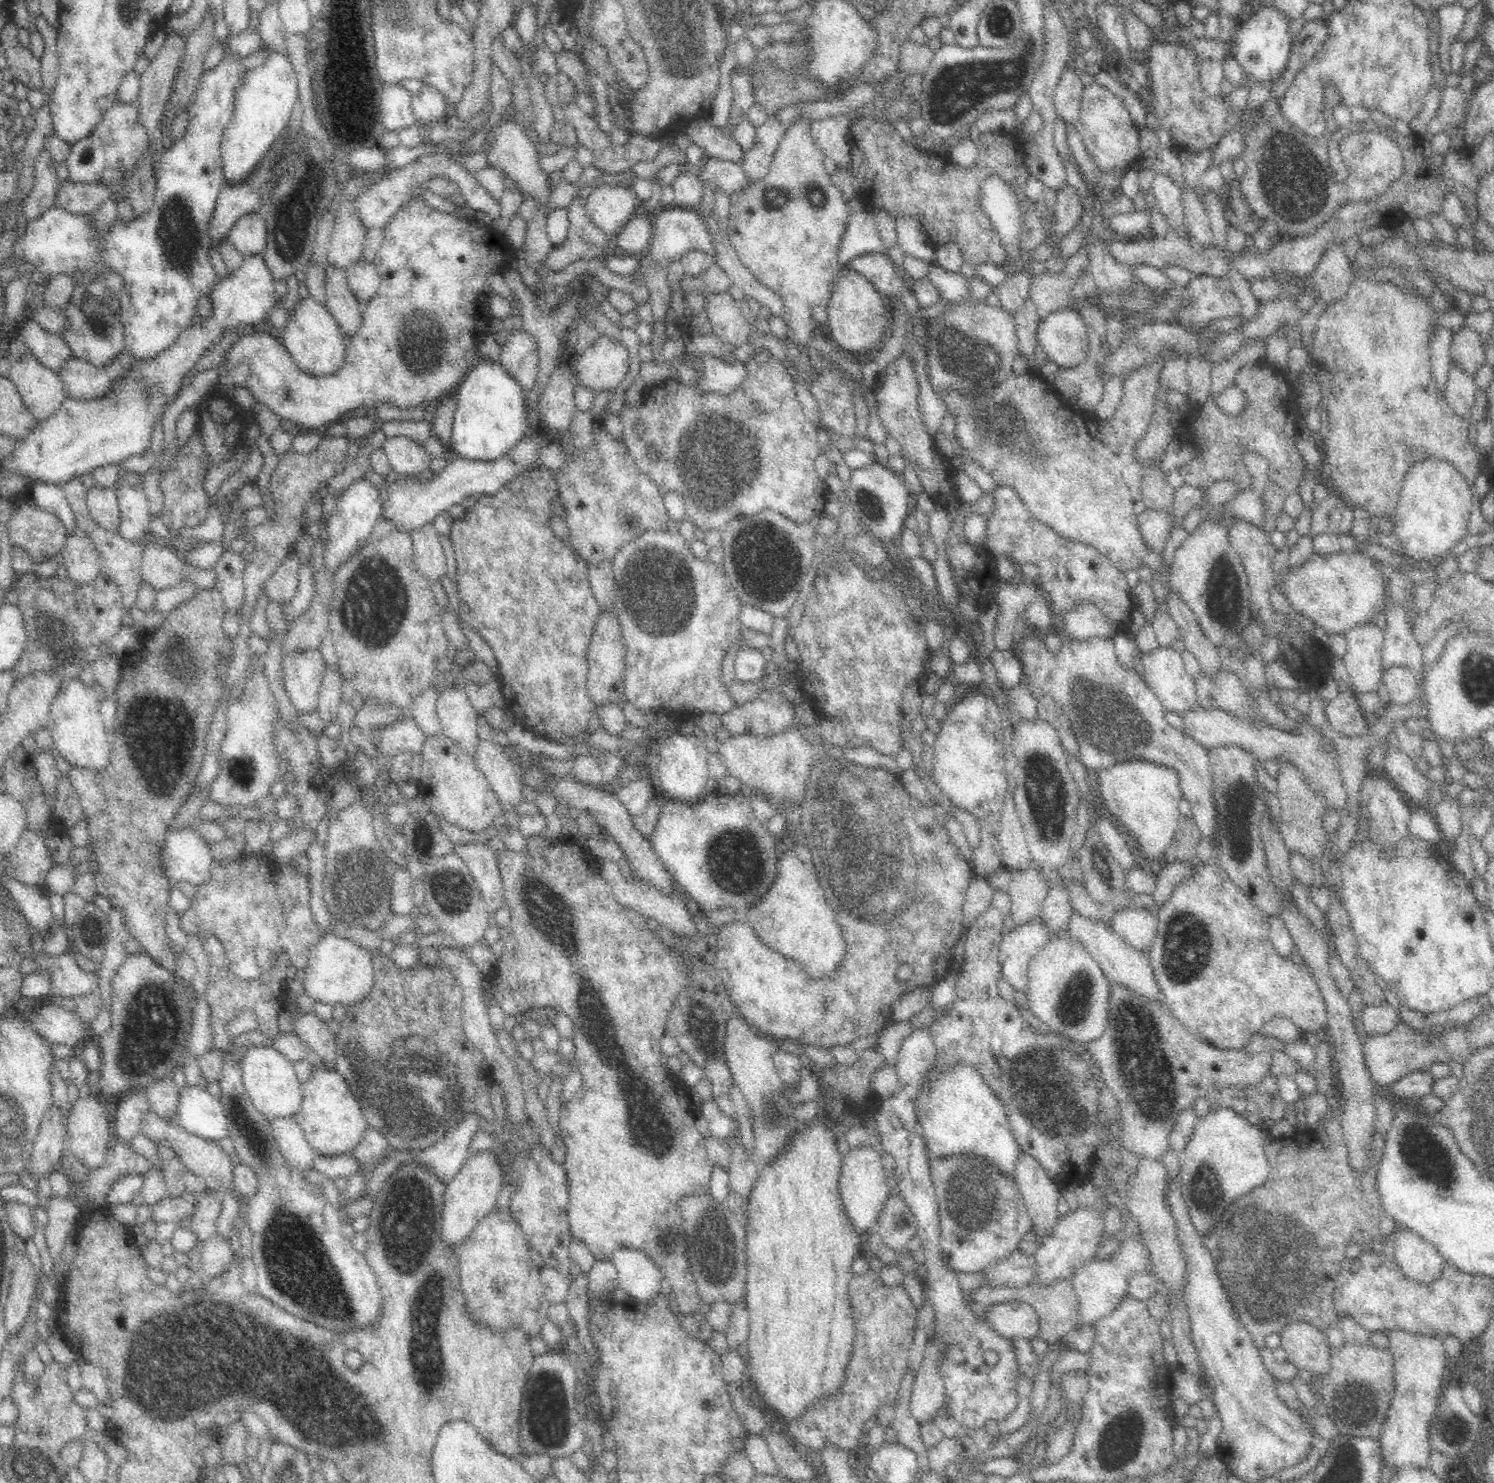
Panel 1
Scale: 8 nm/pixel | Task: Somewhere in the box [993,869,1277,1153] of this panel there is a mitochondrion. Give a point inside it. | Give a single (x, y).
(1188, 954)

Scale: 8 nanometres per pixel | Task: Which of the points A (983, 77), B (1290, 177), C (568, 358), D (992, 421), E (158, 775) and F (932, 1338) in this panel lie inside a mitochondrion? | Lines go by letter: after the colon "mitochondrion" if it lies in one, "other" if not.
A: mitochondrion
B: mitochondrion
C: other
D: mitochondrion
E: other
F: other

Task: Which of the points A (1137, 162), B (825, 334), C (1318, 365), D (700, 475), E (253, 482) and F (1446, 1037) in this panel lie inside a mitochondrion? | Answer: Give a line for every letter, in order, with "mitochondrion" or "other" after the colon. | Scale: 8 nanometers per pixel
A: other
B: other
C: other
D: mitochondrion
E: other
F: other

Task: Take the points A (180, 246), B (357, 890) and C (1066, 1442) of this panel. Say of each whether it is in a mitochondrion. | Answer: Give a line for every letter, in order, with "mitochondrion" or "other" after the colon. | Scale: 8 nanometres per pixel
A: mitochondrion
B: mitochondrion
C: other

